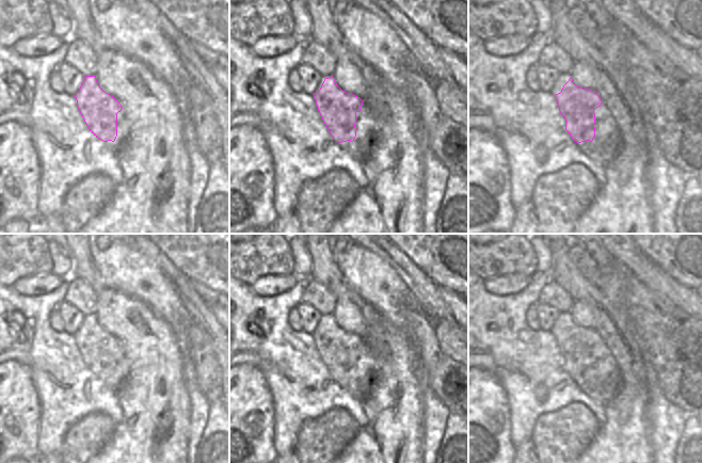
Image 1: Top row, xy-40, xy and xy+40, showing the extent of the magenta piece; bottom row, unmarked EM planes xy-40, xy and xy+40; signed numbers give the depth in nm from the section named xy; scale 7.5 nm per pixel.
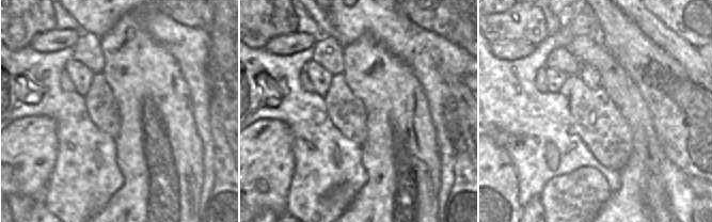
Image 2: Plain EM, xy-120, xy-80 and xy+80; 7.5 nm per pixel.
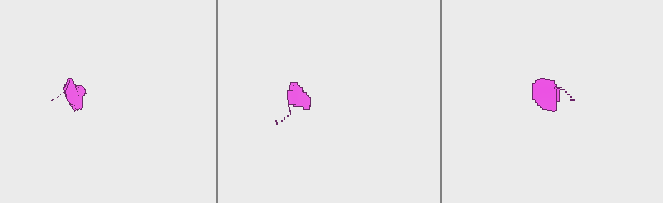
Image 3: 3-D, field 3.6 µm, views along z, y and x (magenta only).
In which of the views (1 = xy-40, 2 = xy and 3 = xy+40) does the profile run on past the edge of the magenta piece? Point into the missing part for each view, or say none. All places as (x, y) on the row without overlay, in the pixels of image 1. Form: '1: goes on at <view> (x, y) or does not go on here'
1: does not go on here
2: does not go on here
3: does not go on here

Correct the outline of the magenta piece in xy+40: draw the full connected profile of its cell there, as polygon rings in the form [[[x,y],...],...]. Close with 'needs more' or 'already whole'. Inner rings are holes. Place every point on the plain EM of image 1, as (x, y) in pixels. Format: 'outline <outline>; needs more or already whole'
outline [[[570,317],[555,337],[565,358],[565,369],[572,378],[577,383],[586,380],[592,381],[595,376],[594,349],[603,341],[597,332],[577,325]]]; already whole

